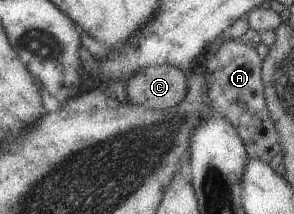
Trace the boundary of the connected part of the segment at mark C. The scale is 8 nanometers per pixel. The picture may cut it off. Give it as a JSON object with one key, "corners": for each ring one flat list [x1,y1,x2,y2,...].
{"corners":[[172,65,141,68,125,81,128,100,133,105,161,111,185,99,187,84,185,71]]}

